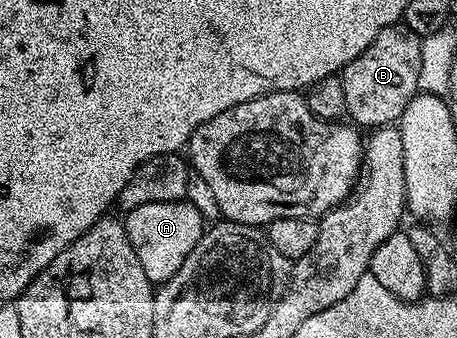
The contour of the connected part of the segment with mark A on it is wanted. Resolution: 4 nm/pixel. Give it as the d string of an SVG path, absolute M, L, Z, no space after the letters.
M191 200L171 201L170 203L146 203L142 207L127 210L123 218L124 230L134 247L134 255L138 255L138 263L142 263L142 271L146 271L146 279L153 283L169 281L182 267L186 255L194 251L198 239L206 228L206 217L198 211Z

